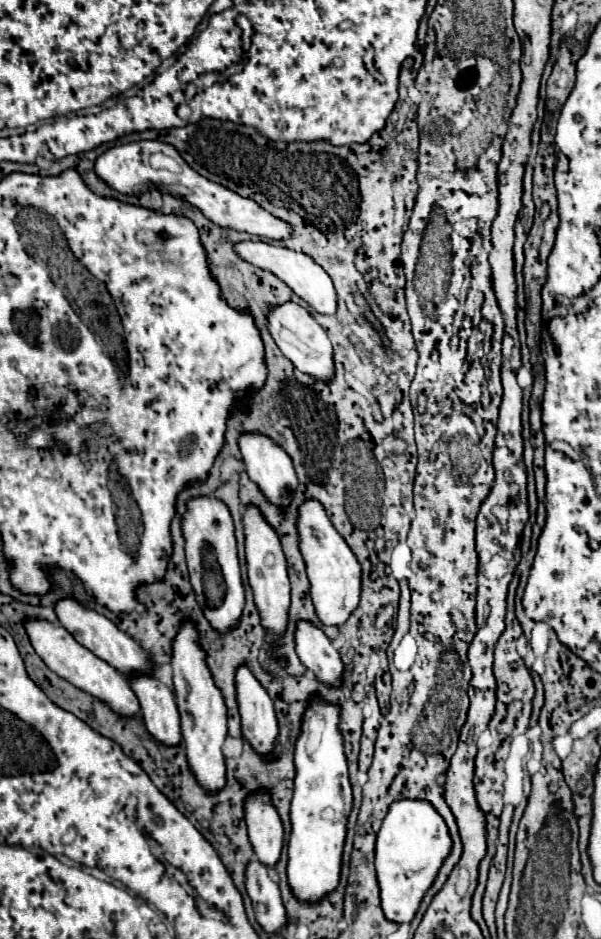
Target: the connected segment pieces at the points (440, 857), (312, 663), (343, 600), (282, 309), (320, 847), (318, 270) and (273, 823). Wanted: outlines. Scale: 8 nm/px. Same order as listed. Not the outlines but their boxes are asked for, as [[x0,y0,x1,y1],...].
[[377,799,451,923],[295,621,343,687],[299,501,361,627],[269,303,335,381],[287,697,353,903],[237,241,337,315],[245,791,283,867]]

